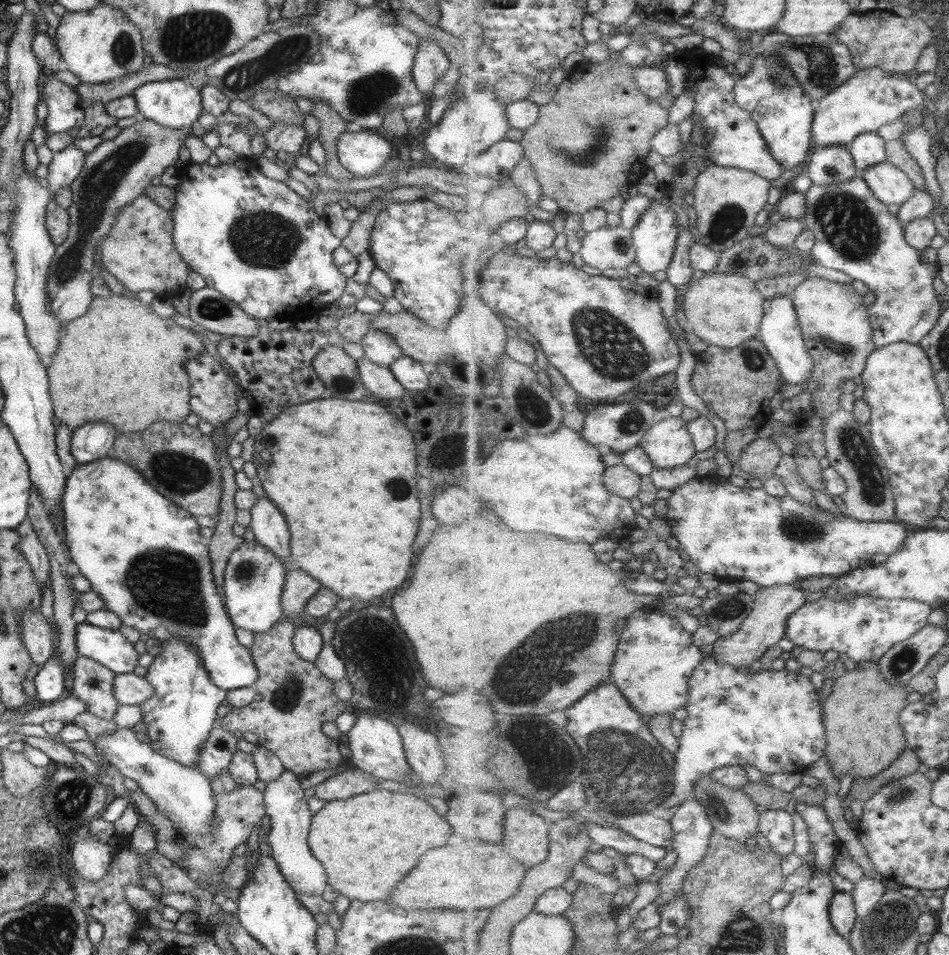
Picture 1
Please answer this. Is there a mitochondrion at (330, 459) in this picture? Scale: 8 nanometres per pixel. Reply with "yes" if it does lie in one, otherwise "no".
no

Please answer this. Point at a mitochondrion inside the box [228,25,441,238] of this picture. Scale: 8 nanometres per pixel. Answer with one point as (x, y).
(367, 95)

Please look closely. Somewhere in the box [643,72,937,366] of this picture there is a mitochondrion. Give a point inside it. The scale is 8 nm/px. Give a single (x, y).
(850, 226)

